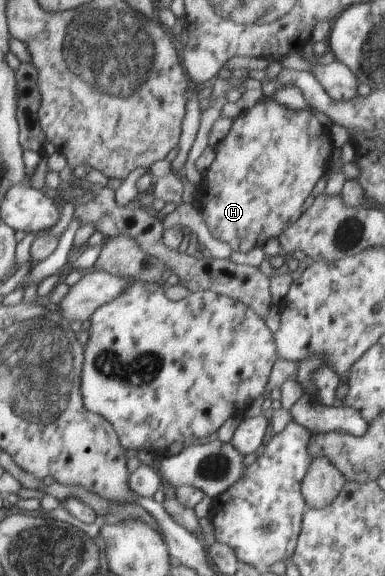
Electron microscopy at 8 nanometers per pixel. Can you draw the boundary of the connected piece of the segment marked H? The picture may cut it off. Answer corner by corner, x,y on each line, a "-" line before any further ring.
260,100
254,107
246,109
234,118
232,128
228,132
228,135
215,147
216,157
210,167
202,172
202,180
195,186
196,196
194,196
192,204
195,207
199,207
200,216
204,218
206,226
208,226
208,230
210,230
214,238
226,242
234,252
250,252
254,248
262,247
268,240
278,238
286,228
290,228
302,216
304,202
312,194
316,182
320,180
330,166
329,162
333,150
334,146
329,130
318,122
312,110
310,112
308,110
294,110
274,100

